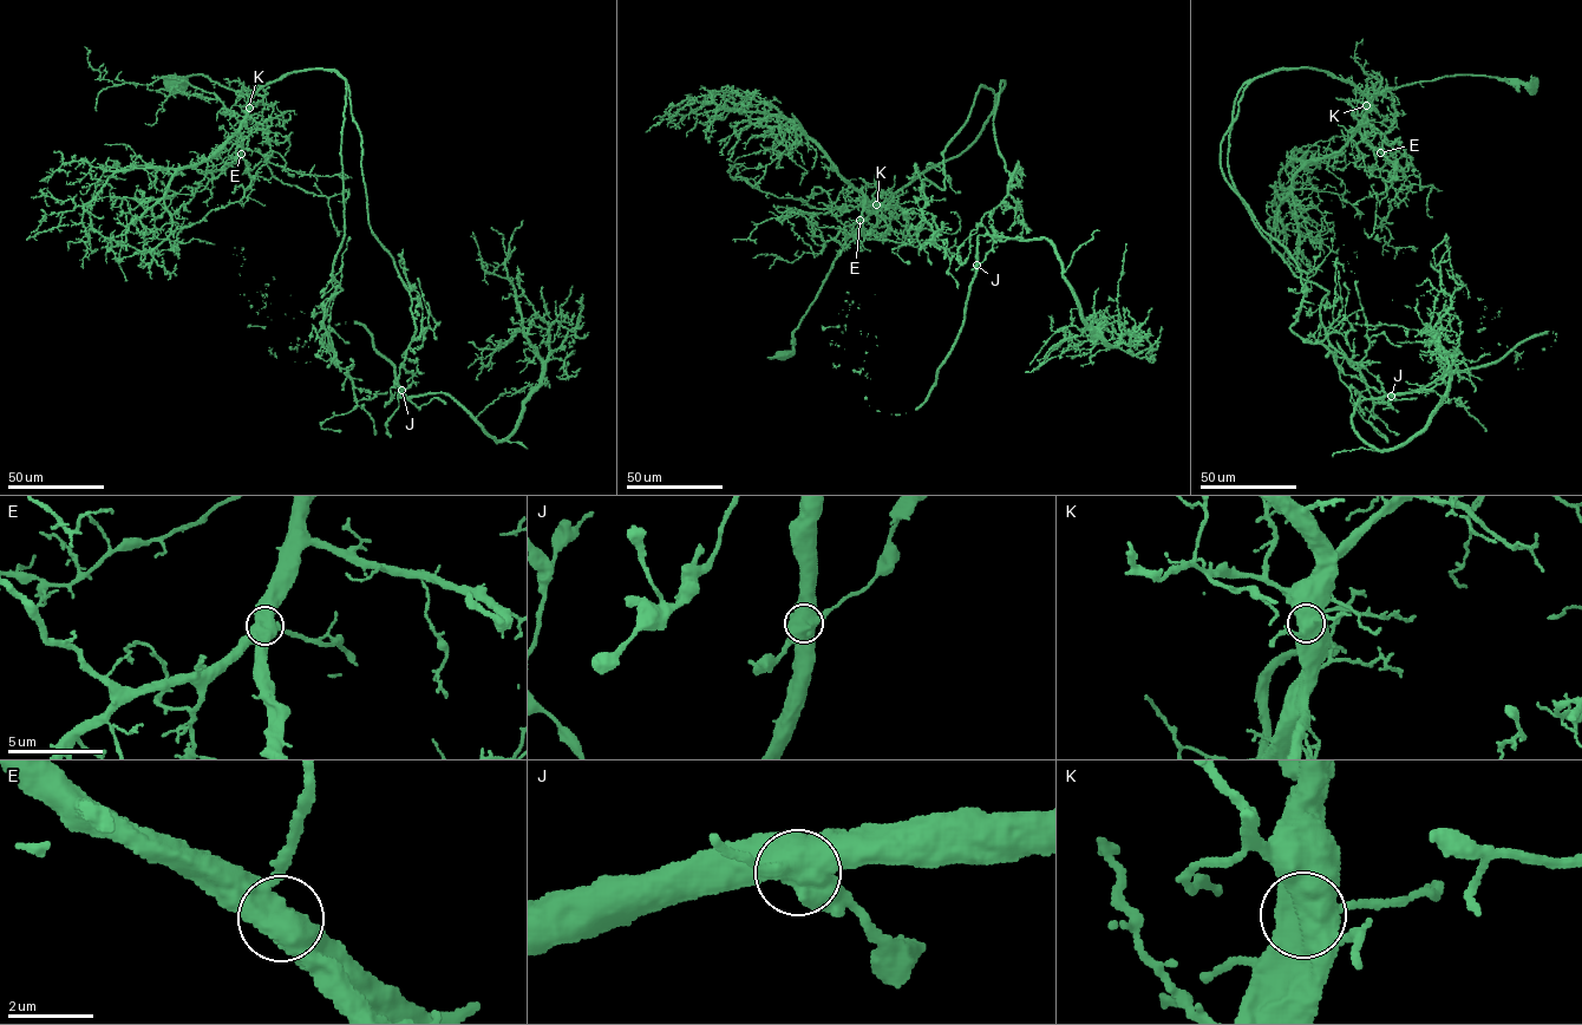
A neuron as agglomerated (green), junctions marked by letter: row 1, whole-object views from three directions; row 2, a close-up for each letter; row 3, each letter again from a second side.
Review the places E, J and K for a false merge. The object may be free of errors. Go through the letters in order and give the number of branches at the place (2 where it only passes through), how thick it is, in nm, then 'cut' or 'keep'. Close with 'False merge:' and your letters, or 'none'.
E: 3 branches meet; 550 nm thick; keep
J: 4 branches meet; 650 nm thick; cut
K: 4 branches meet; 650 nm thick; keep
False merge: J

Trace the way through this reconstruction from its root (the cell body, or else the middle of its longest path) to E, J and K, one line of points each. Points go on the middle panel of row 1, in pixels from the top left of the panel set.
E: (784, 356), (793, 350), (793, 332), (844, 241), (876, 210), (876, 206), (867, 197), (860, 220)
J: (784, 356), (844, 241), (965, 150), (1005, 80), (993, 128), (1011, 177), (1017, 168), (976, 266)
K: (784, 356), (793, 350), (793, 332), (844, 243), (876, 210), (876, 204)

